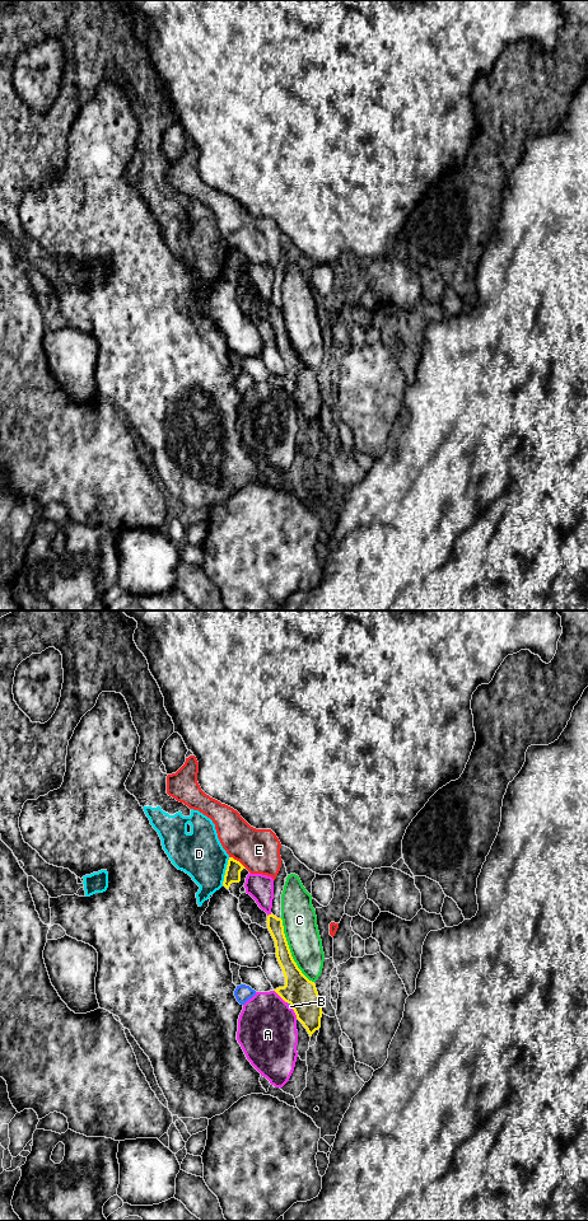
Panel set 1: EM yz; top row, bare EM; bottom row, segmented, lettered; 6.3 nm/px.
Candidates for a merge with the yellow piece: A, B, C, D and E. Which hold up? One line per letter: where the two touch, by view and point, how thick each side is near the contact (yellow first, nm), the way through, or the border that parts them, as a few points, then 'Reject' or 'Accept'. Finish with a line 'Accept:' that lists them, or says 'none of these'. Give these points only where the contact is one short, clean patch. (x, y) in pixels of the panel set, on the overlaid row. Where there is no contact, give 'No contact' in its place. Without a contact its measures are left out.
A: Touches yellow at yz (281, 997). Thickness 200 nm (yellow) against 380 nm. Reject
B: Touches yellow at yz (290, 1004). Thickness 200 nm (yellow) against 20 nm. Reject
C: Touches yellow at yz (289, 951). Thickness 190 nm (yellow) against 220 nm. Reject
D: Touches yellow at yz (225, 871). Thickness 100 nm (yellow) against 300 nm. Boundary: yz (229, 857), (222, 884). Reject
E: Touches yellow at yz (238, 861). Thickness 100 nm (yellow) against 280 nm. Reject
Accept: none of these

